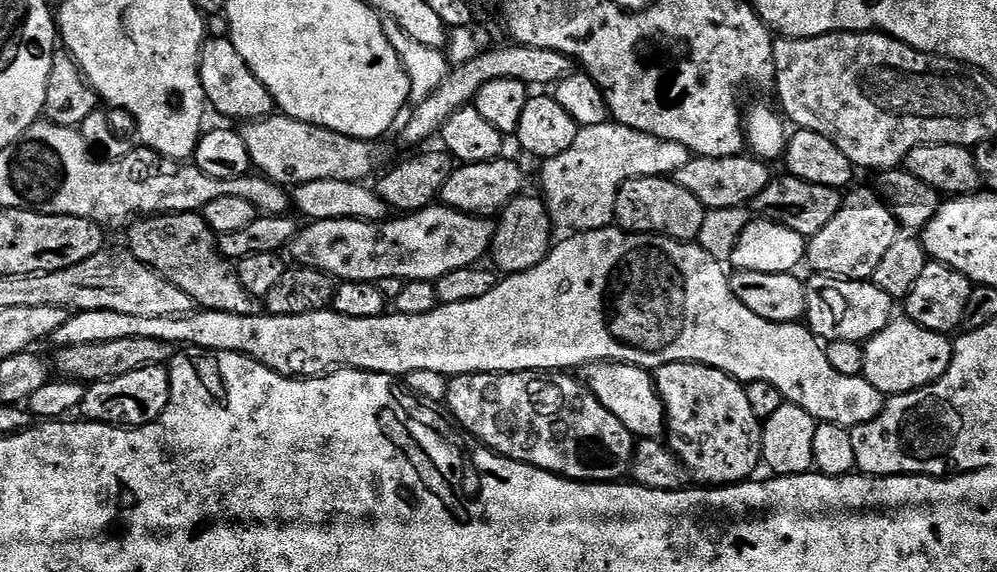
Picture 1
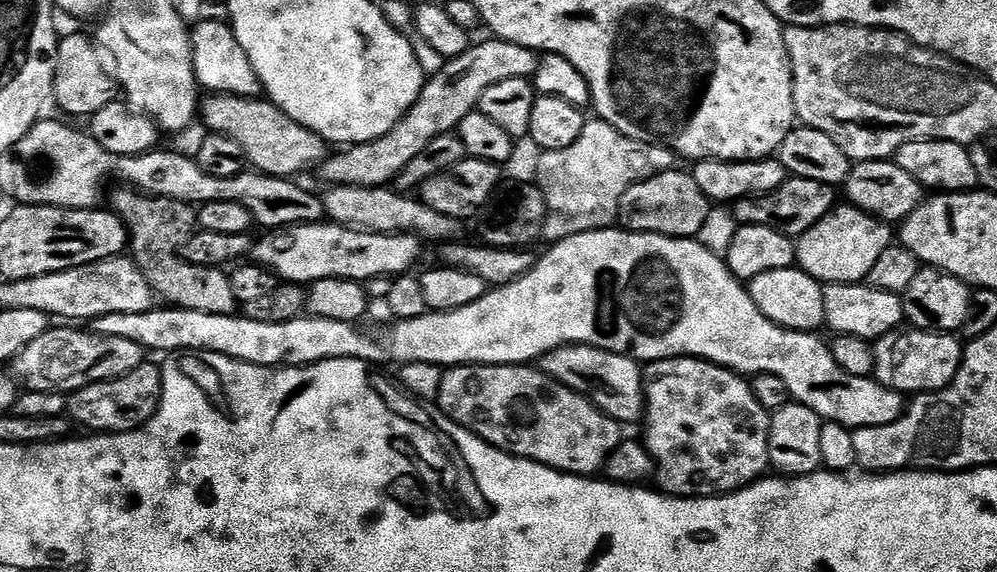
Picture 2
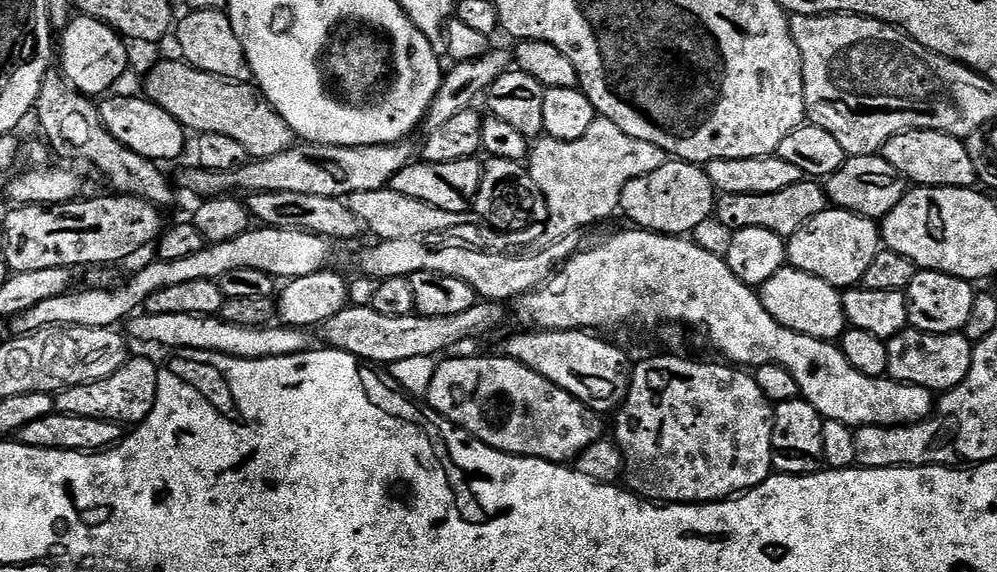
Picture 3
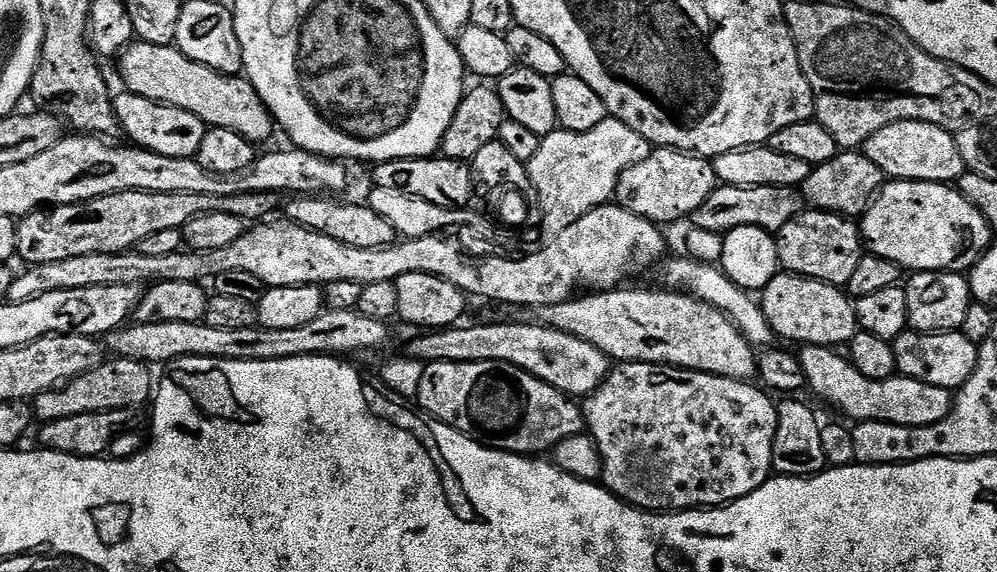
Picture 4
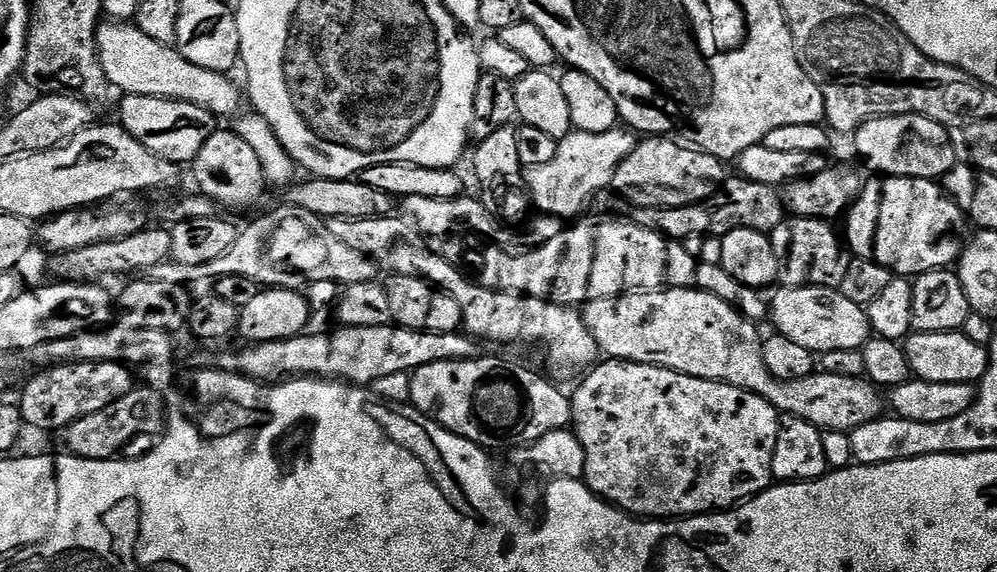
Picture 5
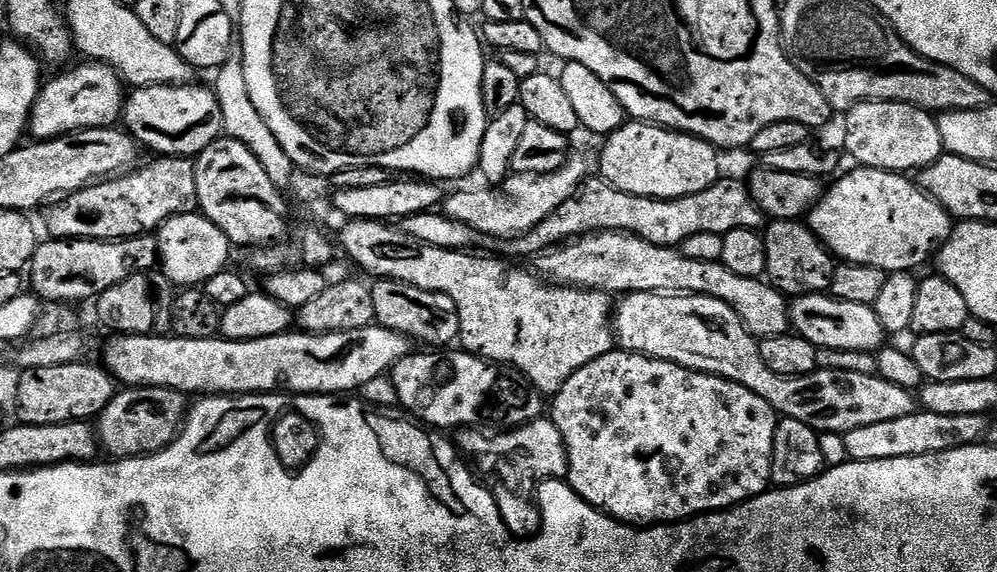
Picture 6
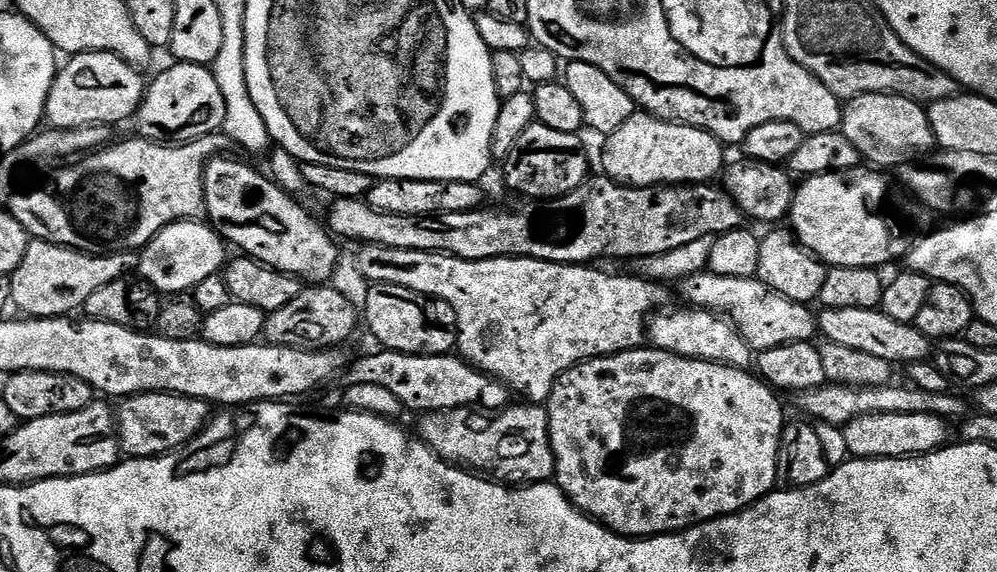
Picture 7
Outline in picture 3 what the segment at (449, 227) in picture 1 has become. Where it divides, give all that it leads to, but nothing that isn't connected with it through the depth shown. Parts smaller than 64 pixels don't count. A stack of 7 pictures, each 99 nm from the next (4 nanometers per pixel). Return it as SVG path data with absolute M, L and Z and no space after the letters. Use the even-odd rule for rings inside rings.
M252 226L230 242L208 244L198 254L190 254L190 258L182 258L179 262L153 259L153 264L146 265L129 284L124 284L121 288L112 288L109 292L104 288L94 288L90 292L80 292L77 296L65 294L58 298L46 298L46 302L38 302L38 306L26 310L21 316L13 316L10 321L10 327L13 328L11 331L27 334L58 326L116 328L119 320L127 321L133 313L147 305L154 293L163 288L199 280L218 282L222 274L230 274L230 270L262 270L267 276L287 282L299 276L325 271L329 267L328 259L332 256L332 248L333 241L327 236L316 236L312 232L293 228Z

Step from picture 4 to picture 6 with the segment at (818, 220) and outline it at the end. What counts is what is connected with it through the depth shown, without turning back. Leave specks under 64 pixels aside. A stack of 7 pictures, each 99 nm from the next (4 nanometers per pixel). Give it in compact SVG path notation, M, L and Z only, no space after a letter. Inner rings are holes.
M772 220L763 233L766 246L766 280L784 297L818 296L827 293L834 282L837 261L823 242L800 220Z

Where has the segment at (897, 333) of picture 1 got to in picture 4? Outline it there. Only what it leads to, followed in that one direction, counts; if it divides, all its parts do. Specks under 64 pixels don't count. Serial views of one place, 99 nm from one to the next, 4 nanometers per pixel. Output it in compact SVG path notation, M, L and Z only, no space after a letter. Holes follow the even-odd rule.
M903 332L897 340L892 341L894 362L897 373L909 376L918 382L926 382L930 386L942 386L949 390L959 390L974 374L976 363L980 357L980 349L970 338L961 332Z

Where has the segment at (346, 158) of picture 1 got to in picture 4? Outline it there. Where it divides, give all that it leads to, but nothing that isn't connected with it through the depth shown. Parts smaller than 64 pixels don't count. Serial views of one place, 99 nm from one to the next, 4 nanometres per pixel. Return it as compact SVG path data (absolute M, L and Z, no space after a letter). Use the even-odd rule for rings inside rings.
M133 42L119 57L123 87L135 96L150 98L159 104L169 104L178 110L190 110L208 128L234 130L245 136L248 143L260 146L272 136L274 121L254 86L243 75L223 76L182 54L171 44L146 44Z

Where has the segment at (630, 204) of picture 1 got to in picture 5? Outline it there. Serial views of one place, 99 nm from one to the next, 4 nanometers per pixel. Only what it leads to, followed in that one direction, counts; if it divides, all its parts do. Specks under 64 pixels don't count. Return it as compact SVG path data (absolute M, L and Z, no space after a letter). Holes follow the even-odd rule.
M648 136L641 139L626 154L618 166L610 188L624 200L642 208L677 208L687 204L696 204L705 200L720 189L726 179L725 161L708 152L702 152L676 138L666 136Z

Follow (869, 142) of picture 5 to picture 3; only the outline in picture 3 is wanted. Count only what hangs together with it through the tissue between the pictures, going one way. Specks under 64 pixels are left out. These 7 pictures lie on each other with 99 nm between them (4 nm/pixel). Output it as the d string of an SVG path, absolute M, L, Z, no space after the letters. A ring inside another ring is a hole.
M914 130L903 132L882 150L883 158L904 175L905 181L925 188L976 188L978 177L974 162L970 162L967 143L959 136L951 136L938 130Z

